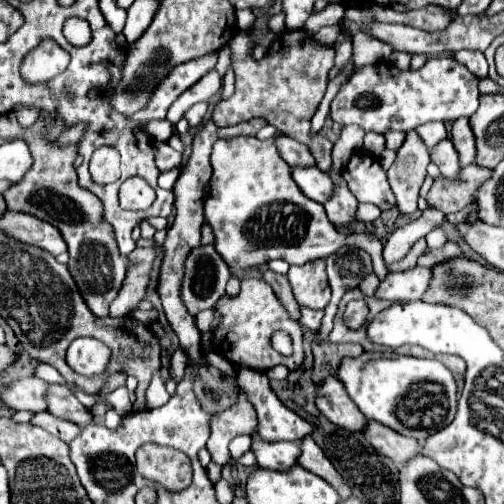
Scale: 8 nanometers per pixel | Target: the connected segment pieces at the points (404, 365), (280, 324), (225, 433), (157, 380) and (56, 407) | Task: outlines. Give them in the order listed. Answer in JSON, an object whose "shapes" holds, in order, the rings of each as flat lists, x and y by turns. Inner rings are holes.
{"shapes":[[[384,347,380,351,364,351,358,357,343,359,337,377,367,419,379,421,417,441,425,441,435,431,447,427,457,413,455,379,451,371,435,359,407,357]],[[243,279,241,281,241,293,233,299,227,295,221,297,221,303,215,305,215,309,221,313,221,325,213,333,213,351,219,355,225,355,235,365,245,365,249,369,267,371,275,365,287,365,289,369,297,369,303,363,303,329,299,321,293,321,273,289,263,279],[283,329,293,339,293,355,285,357,277,353,271,347,271,335,273,331]],[[241,393,239,403,233,409,227,409,219,415,219,419,211,419,211,437,207,441,207,449,211,459,219,465,225,465,229,455,229,443,237,435,251,435,257,427,257,417,247,397]],[[155,371,153,379,151,379,151,385,147,389,147,407,161,407,161,405,165,405,169,401,169,397,171,395,167,393,159,371]],[[49,385,49,413,53,413,59,419,71,421,79,427,93,423,91,411,83,407,67,387,61,385]]]}

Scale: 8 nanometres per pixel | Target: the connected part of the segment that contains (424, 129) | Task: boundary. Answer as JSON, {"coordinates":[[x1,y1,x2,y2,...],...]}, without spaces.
{"coordinates":[[429,121,429,123,425,123,425,125,417,127,417,133,421,135,421,139,425,141,427,147,435,147,439,141,443,141,443,139,449,137,447,129,445,129,445,125,441,121]]}

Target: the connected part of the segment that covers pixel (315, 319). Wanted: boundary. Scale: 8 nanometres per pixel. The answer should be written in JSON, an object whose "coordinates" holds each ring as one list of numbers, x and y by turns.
{"coordinates":[[299,307,299,311,301,311,301,325,319,331,323,311,313,311,313,309,309,309,309,307]]}

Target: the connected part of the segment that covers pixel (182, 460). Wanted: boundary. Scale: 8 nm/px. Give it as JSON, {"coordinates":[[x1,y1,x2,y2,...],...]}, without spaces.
{"coordinates":[[143,445,137,451,137,469,145,479,161,483,169,491,181,491,191,483,189,457,171,447]]}

